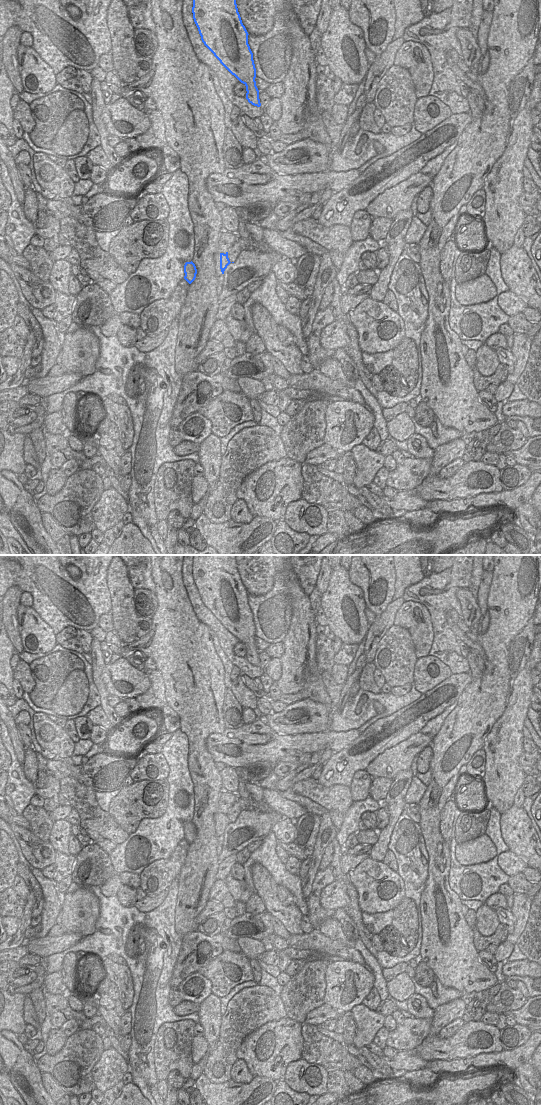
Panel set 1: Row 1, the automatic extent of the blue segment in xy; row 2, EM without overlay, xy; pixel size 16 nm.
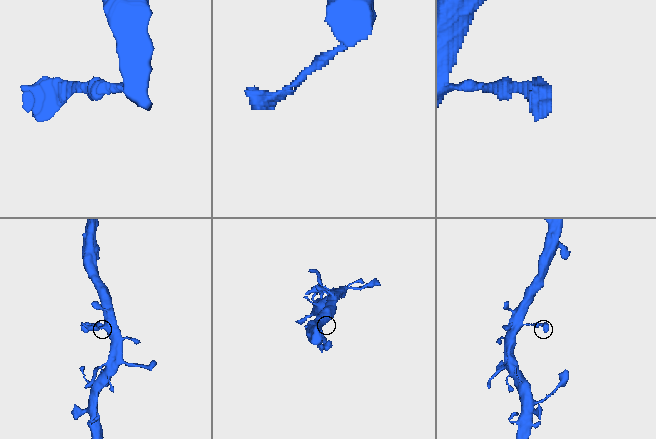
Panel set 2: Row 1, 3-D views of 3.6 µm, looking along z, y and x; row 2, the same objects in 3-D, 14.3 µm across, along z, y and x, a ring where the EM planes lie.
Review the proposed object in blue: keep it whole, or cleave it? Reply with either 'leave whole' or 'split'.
leave whole

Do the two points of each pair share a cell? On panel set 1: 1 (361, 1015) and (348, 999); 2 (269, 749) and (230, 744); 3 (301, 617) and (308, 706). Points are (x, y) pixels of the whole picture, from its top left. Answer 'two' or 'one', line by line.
1: two
2: one
3: two

